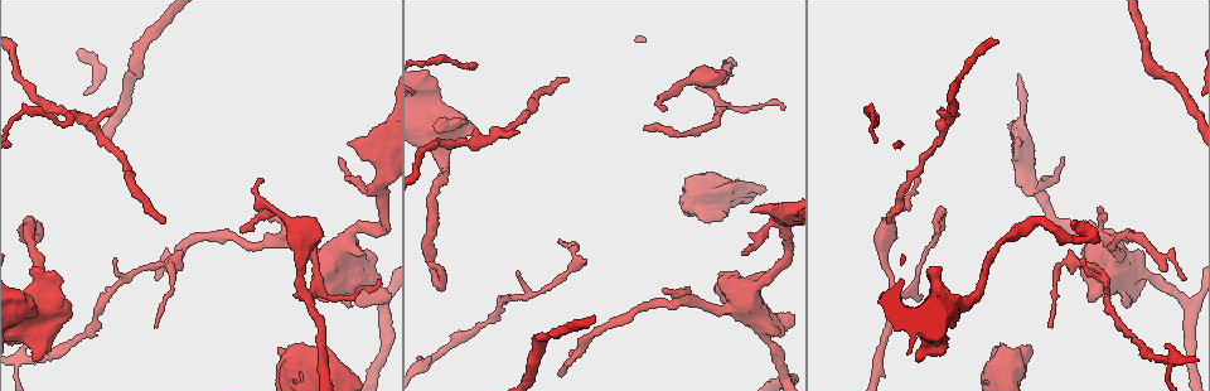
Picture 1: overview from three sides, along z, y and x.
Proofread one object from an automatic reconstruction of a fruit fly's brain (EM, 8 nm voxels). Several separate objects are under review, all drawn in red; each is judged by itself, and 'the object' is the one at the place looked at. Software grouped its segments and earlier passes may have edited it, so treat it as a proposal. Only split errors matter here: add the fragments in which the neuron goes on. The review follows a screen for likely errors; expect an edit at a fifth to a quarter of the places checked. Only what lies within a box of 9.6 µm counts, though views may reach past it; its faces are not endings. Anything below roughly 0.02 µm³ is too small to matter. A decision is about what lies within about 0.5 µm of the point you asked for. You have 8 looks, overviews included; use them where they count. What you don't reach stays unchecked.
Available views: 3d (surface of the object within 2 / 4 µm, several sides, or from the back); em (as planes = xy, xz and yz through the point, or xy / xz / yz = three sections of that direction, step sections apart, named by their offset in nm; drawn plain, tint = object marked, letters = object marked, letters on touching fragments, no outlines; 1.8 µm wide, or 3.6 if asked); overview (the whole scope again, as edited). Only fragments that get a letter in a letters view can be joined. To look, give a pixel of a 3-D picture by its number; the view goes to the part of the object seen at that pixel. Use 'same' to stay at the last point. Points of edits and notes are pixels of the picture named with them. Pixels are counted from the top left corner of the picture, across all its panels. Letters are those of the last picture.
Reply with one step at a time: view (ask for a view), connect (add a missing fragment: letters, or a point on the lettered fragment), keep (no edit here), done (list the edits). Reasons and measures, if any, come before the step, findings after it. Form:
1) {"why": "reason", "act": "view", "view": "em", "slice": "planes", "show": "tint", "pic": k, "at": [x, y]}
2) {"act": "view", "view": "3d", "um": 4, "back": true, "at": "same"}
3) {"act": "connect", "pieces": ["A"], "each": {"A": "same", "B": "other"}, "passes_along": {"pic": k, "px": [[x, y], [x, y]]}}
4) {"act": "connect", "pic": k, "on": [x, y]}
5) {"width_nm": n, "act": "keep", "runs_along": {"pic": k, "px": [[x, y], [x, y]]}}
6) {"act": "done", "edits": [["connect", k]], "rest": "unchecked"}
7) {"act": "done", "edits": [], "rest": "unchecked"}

{"why": "thick end", "act": "view", "view": "3d", "um": 2, "pic": 1, "at": [1029, 346]}

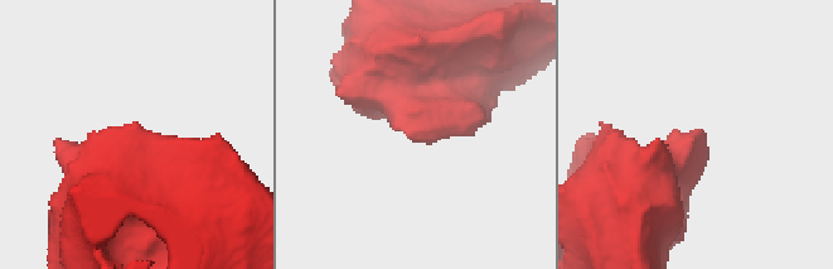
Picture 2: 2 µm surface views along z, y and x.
{"act": "view", "view": "em", "slice": "planes", "show": "tint", "pic": 2, "at": [702, 132]}

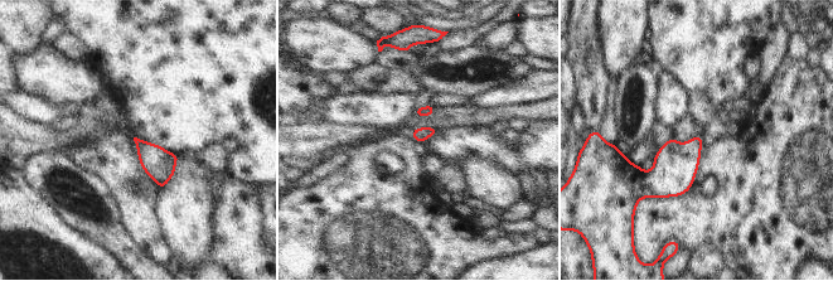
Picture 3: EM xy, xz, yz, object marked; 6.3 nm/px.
{"act": "view", "view": "em", "slice": "planes", "show": "letters", "at": "same"}

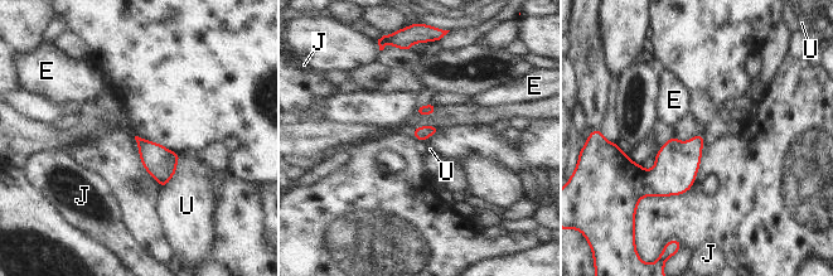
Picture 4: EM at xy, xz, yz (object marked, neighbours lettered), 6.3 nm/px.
{"longest_contact_nm": ["U", 240], "act": "keep", "each": {"E": "other", "J": "other", "U": "other"}, "found": "none of them fits"}

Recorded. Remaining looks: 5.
{"why": "free end", "act": "view", "view": "3d", "um": 2, "pic": 1, "at": [887, 222]}

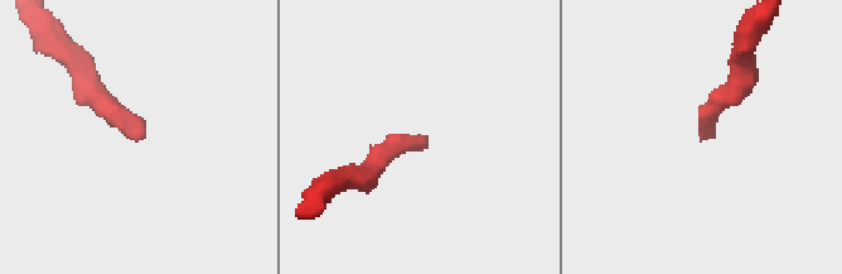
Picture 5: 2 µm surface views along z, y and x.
{"why": "now the EM", "act": "view", "view": "em", "slice": "planes", "show": "tint", "pic": 5, "at": [144, 135]}

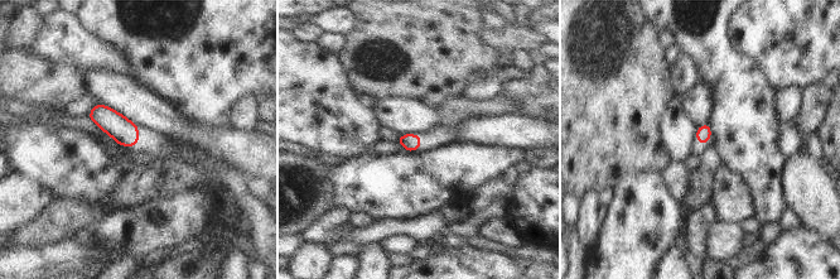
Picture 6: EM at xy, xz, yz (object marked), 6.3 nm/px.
{"act": "view", "view": "em", "slice": "planes", "show": "letters", "at": "same"}

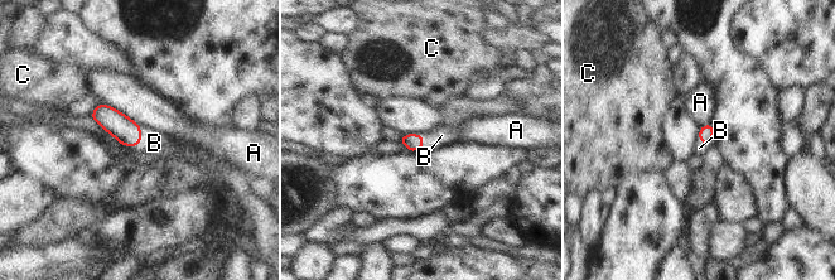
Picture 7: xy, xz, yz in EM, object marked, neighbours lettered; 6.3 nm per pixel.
{"longest_contact_nm": ["A", 280], "act": "connect", "pieces": ["B"], "each": {"A": "other", "B": "same", "C": "other"}, "passes_along": {"pic": 7, "px": [[126, 131], [140, 140], [154, 143]]}, "found": "the neuron continues"}

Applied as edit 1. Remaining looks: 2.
{"why": "thick end", "act": "view", "view": "3d", "um": 2, "pic": 1, "at": [347, 144]}

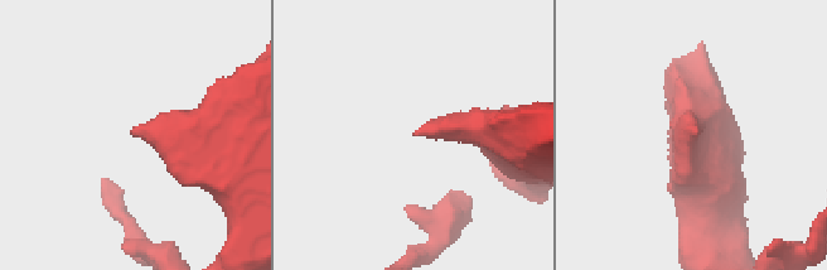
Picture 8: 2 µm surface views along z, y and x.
{"act": "view", "view": "em", "slice": "planes", "show": "letters", "pic": 8, "at": [415, 133]}

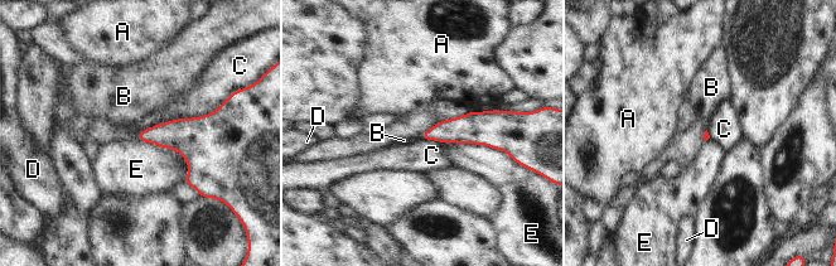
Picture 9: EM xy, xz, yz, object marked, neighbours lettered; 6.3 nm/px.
{"act": "keep", "each": {"A": "other", "B": "other", "C": "other", "D": "other", "E": "other"}, "border": {"pic": 9, "px": [[222, 104], [206, 115], [160, 122]]}, "found": "no lettered fragment goes on from it"}

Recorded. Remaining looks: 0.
{"act": "done", "edits": [["connect", 7]], "rest": "unchecked"}

